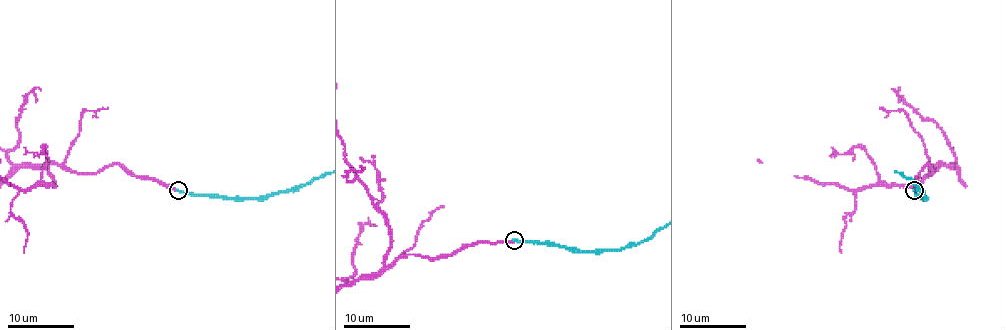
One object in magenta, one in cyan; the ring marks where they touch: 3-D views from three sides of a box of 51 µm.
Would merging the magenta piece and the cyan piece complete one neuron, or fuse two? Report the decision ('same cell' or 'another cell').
same cell

